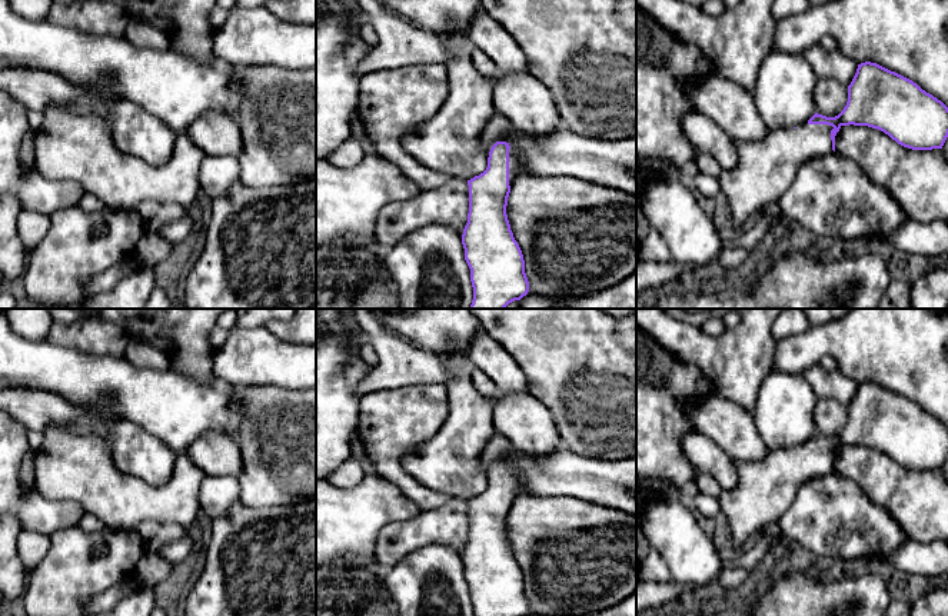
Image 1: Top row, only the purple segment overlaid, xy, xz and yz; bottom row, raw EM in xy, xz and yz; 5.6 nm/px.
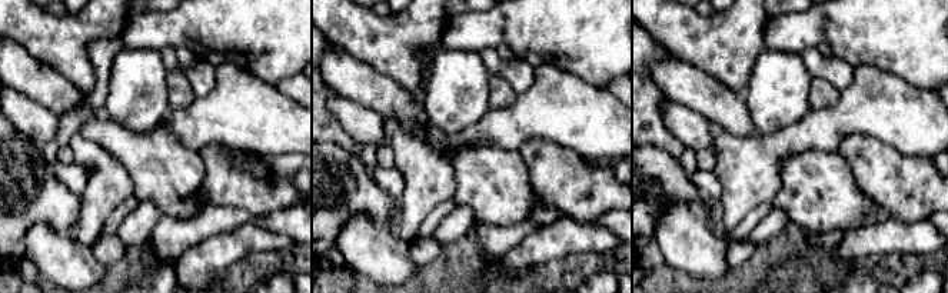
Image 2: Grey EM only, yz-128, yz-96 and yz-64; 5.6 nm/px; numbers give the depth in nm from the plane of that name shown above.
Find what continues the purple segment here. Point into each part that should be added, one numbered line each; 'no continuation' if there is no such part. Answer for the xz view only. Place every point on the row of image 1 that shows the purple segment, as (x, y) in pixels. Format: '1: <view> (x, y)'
1: xz (518, 166)

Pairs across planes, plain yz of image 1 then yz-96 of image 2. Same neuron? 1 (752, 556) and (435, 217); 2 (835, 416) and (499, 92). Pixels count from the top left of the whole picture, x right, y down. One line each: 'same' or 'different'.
1: different
2: same

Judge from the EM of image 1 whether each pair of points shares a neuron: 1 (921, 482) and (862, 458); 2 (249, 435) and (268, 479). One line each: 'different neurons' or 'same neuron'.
1: same neuron
2: same neuron

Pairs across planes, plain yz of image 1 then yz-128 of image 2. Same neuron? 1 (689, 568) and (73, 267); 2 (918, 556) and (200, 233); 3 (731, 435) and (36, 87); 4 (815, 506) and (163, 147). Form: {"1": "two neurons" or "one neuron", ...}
{"1": "one neuron", "2": "two neurons", "3": "one neuron", "4": "one neuron"}

